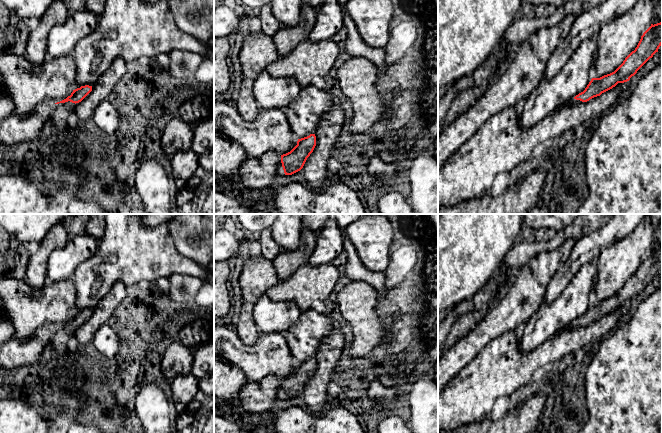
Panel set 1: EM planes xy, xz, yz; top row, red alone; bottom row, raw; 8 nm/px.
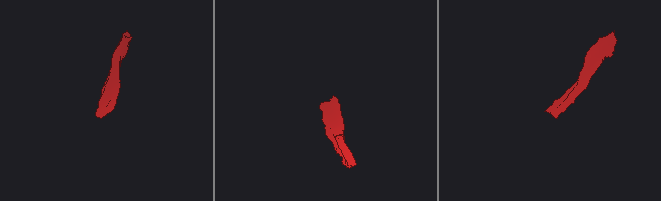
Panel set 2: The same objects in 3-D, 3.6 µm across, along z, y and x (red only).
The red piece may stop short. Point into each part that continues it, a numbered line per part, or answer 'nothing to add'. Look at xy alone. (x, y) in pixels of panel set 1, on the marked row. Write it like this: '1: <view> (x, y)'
1: xy (58, 121)

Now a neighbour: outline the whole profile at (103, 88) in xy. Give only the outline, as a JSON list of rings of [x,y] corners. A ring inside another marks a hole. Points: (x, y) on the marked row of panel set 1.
[[[122,58],[114,59],[108,70],[92,86],[92,91],[75,104],[74,112],[82,124],[90,124],[95,109],[102,101],[114,98],[113,91],[126,72],[126,62]]]

